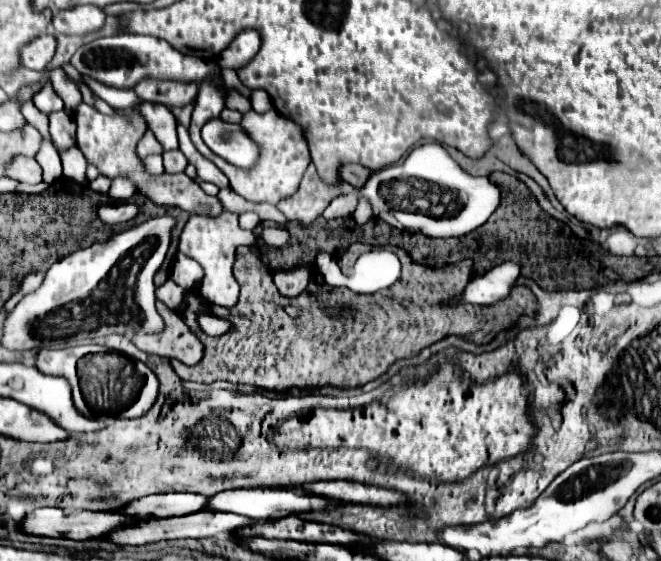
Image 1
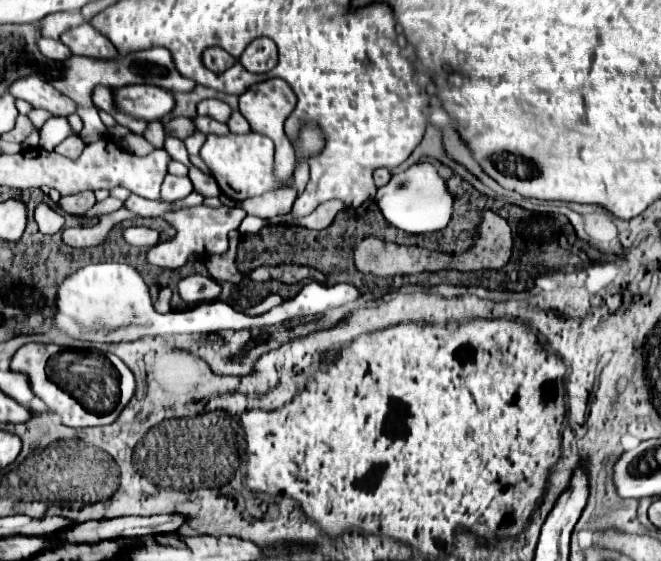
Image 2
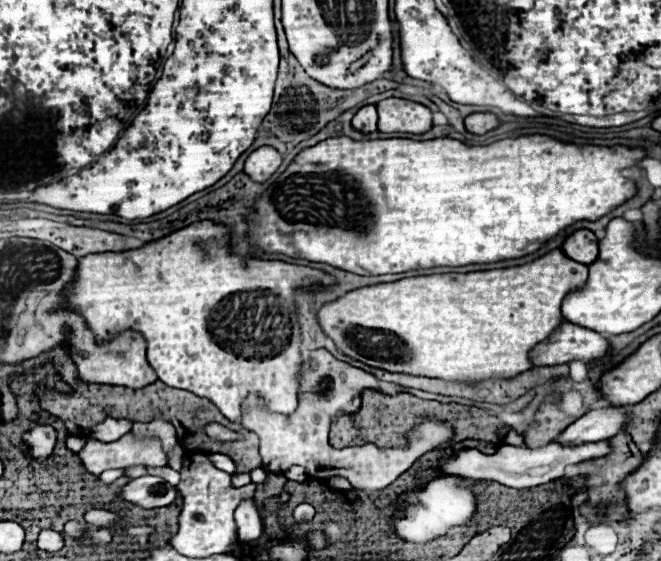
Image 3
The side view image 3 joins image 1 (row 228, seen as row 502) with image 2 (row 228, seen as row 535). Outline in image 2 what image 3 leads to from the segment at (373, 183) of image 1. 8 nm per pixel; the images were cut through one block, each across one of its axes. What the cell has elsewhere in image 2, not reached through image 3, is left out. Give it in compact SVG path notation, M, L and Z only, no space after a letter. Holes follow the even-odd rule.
M416 162L408 170L394 174L386 186L378 188L376 194L376 202L384 218L392 226L408 234L426 234L444 230L452 220L454 200L456 200L454 192L450 192L446 180L438 174L438 170L430 162Z

